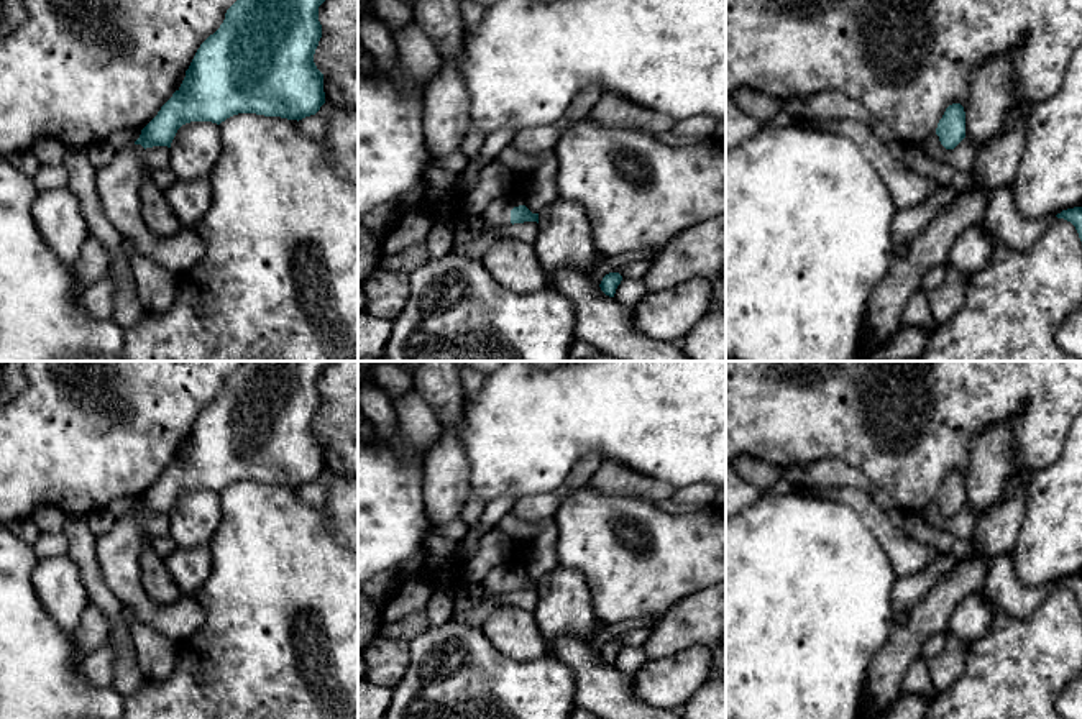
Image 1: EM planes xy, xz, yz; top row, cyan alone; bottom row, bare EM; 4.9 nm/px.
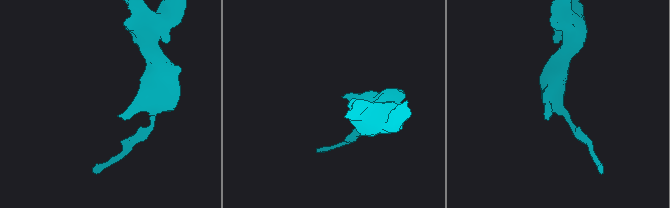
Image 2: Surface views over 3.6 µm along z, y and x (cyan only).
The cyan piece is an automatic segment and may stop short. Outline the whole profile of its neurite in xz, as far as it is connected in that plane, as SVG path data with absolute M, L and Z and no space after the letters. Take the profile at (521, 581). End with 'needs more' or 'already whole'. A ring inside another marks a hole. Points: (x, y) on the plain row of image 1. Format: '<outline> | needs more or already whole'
M506 563L497 565L486 573L483 583L488 588L488 591L494 594L524 589L539 591L539 581L532 581L519 565L517 566L511 566Z | needs more

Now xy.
M243 361L227 378L220 396L200 412L181 455L141 497L140 506L97 537L95 556L105 584L121 604L135 611L141 624L179 643L205 622L205 611L194 596L159 606L146 594L140 563L144 545L151 542L143 527L146 515L171 515L177 497L190 489L220 492L238 481L299 489L315 483L325 471L323 442L317 437L314 422L322 405L319 374L327 364L328 361Z | needs more

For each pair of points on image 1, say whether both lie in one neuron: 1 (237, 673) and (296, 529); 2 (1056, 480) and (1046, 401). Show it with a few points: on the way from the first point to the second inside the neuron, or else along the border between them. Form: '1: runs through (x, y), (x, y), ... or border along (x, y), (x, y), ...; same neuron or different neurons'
1: runs through (273, 637), (283, 627), (283, 565); same neuron
2: border along (1064, 442), (1059, 453), (1048, 465), (1031, 471); different neurons

